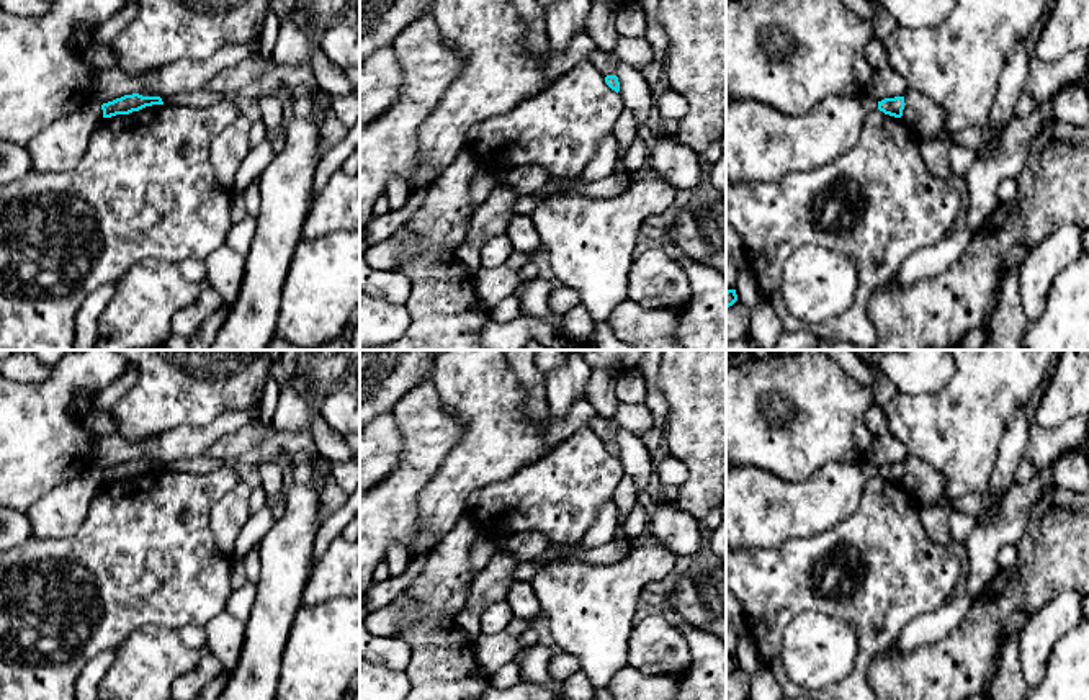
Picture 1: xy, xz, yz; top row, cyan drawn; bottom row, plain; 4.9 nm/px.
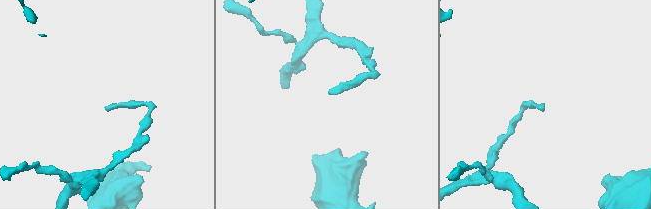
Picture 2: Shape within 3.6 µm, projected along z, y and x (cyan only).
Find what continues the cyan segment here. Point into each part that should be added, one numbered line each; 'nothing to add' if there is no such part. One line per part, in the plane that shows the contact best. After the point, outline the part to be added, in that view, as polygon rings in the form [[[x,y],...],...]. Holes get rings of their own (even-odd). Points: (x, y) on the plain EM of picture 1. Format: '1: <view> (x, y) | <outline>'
nothing to add

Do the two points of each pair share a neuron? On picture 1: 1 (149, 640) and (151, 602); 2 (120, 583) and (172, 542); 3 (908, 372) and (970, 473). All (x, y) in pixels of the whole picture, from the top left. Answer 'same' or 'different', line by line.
1: different
2: same
3: different

